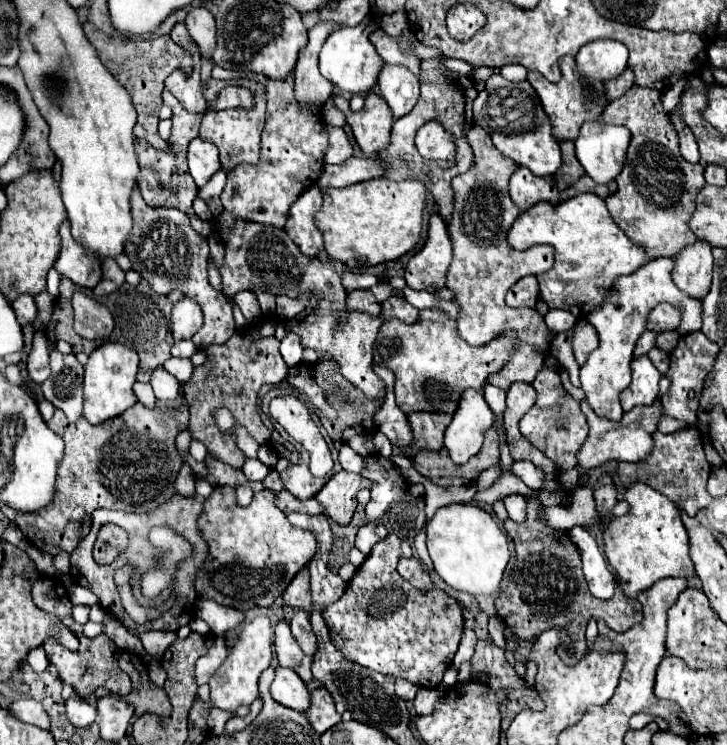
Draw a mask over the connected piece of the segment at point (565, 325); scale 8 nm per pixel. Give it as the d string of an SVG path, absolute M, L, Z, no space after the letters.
M548 311L546 313L546 325L548 325L548 329L550 331L554 331L554 333L564 333L564 331L568 331L568 329L572 329L574 327L574 323L576 323L576 317L574 315L568 315L568 313L564 313L564 311Z

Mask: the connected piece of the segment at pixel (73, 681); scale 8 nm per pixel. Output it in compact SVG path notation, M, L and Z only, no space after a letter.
M80 635L80 647L78 651L68 651L64 645L60 645L58 641L46 641L44 651L50 659L50 663L58 669L58 675L64 683L70 683L74 687L74 691L82 697L90 697L94 693L96 687L106 687L112 693L126 697L132 691L130 685L130 677L118 667L118 657L120 657L120 647L108 637L108 635L98 635L94 639L88 639L84 635Z

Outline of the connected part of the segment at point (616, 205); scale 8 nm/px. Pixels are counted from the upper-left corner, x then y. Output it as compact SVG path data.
M634 85L606 107L604 121L624 125L632 133L624 169L616 179L618 191L606 199L614 223L630 241L644 247L648 259L674 257L682 247L696 241L688 221L694 213L696 195L706 185L704 169L682 159L678 135L662 111L660 93L656 89Z

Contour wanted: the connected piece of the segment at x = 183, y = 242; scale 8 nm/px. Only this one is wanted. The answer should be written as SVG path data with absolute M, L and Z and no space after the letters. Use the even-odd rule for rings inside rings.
M134 187L134 193L130 197L130 207L134 225L130 237L126 239L124 251L132 263L132 269L140 273L146 283L152 285L154 293L166 295L170 291L182 291L188 299L194 299L202 307L204 325L192 337L196 349L204 351L208 345L226 343L236 333L236 325L232 317L232 303L208 283L208 243L190 227L190 219L186 213L166 207L148 207L140 197L138 187Z

